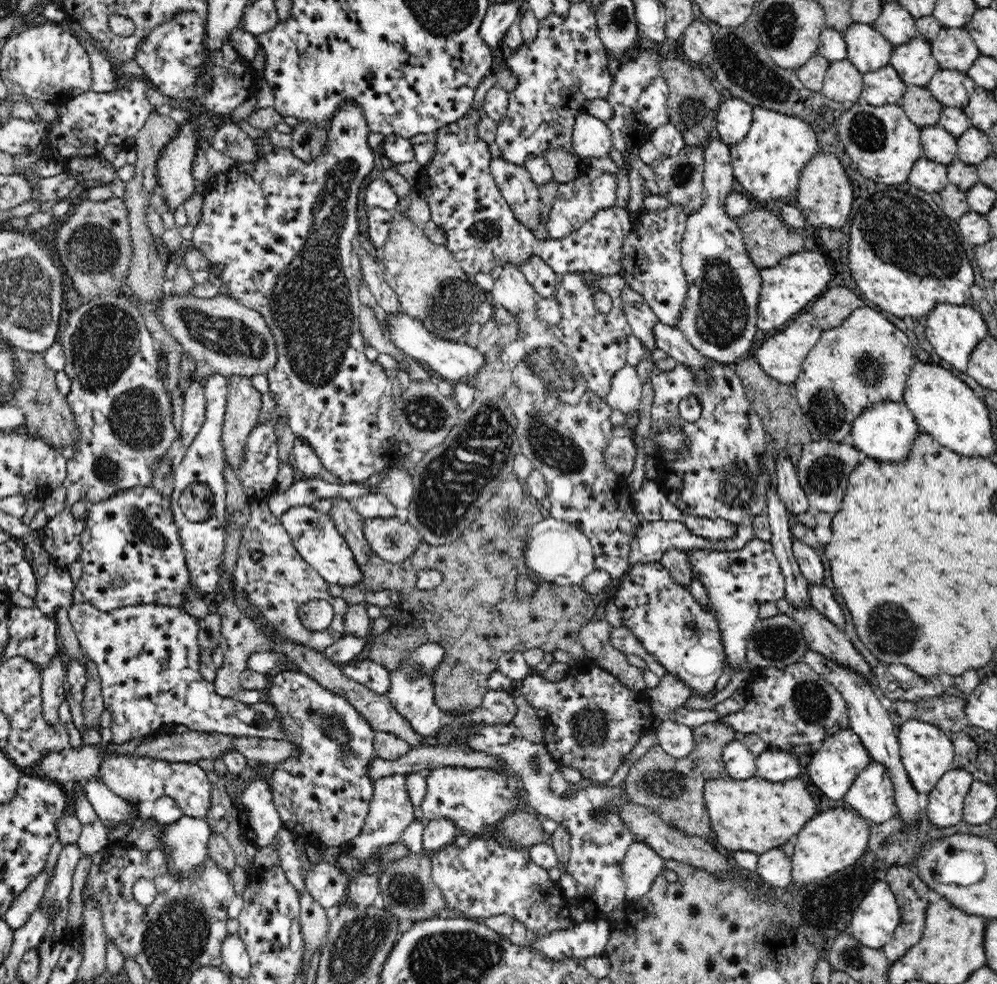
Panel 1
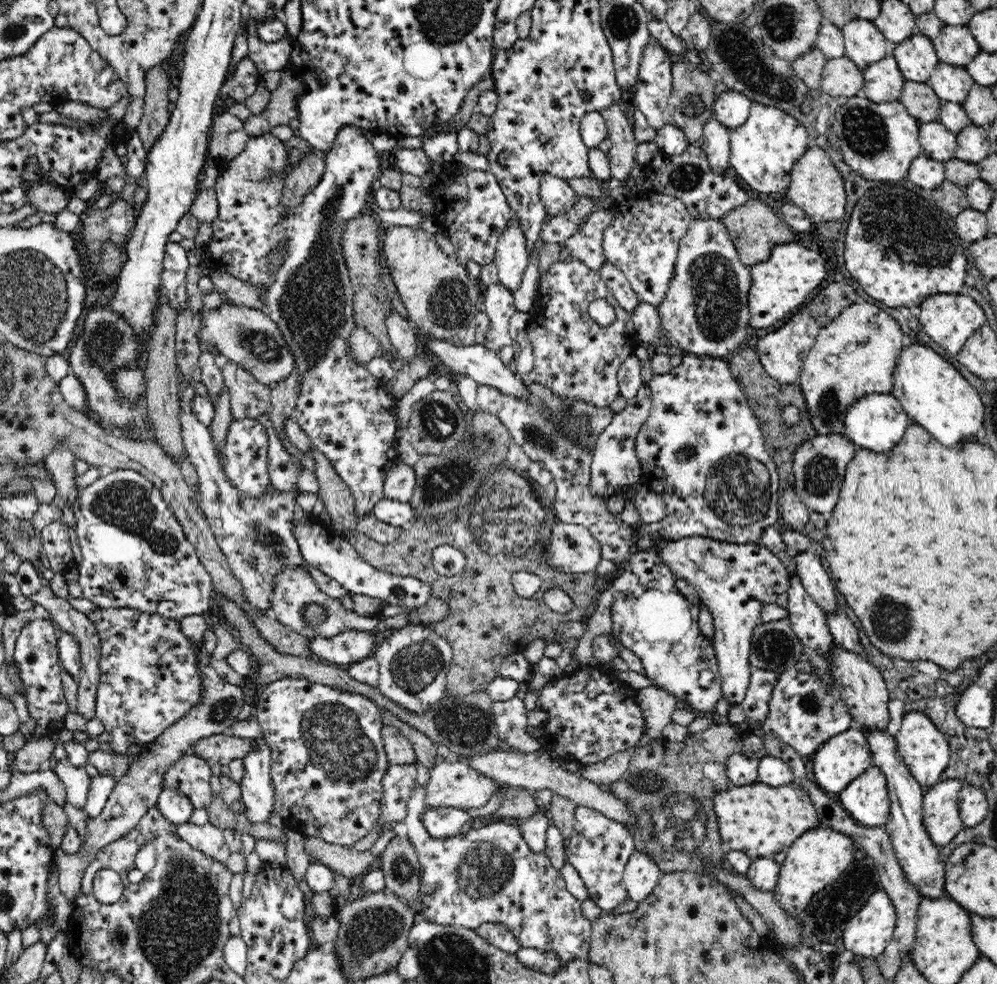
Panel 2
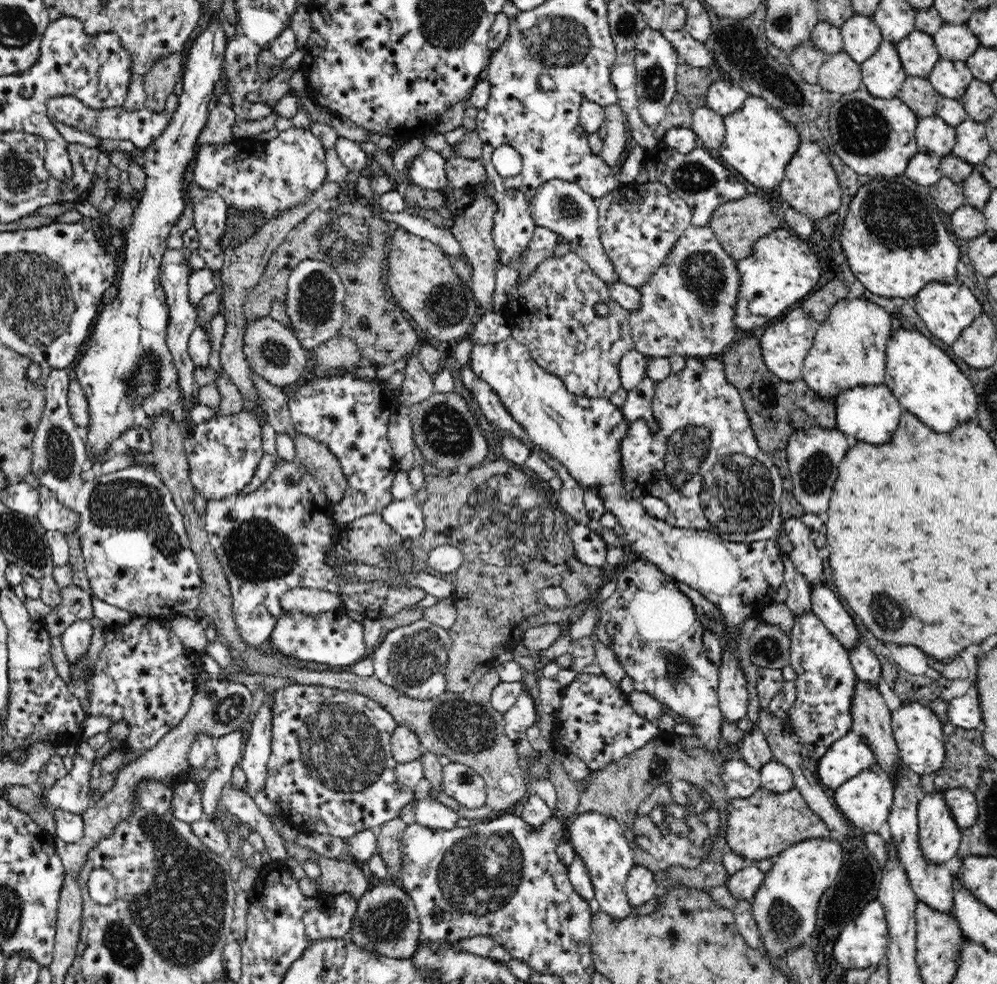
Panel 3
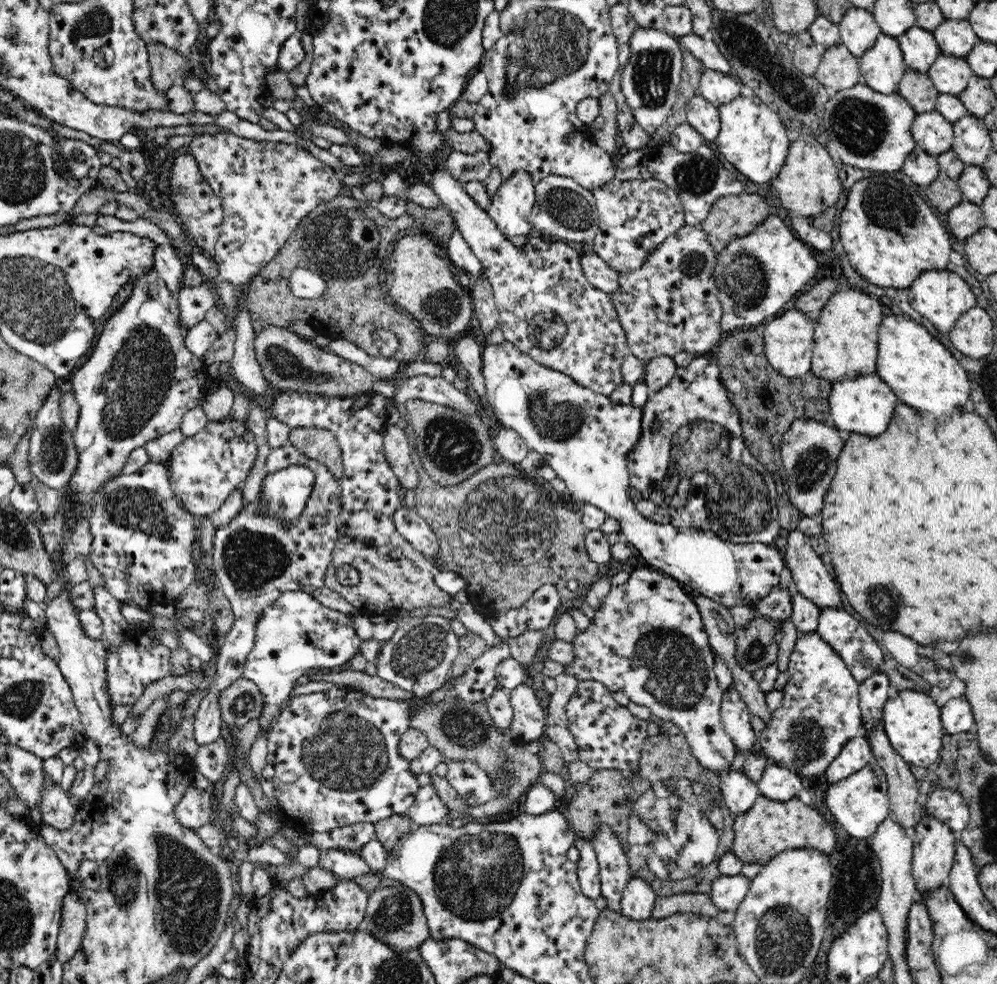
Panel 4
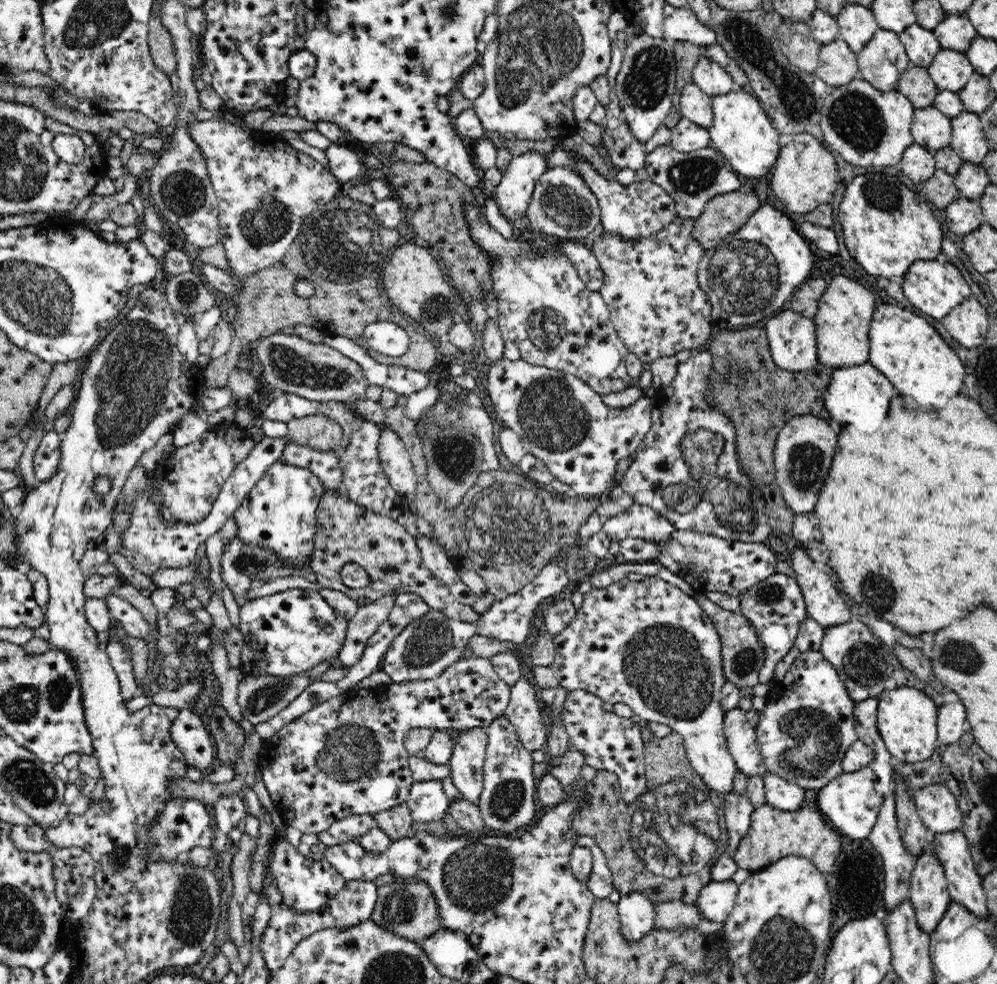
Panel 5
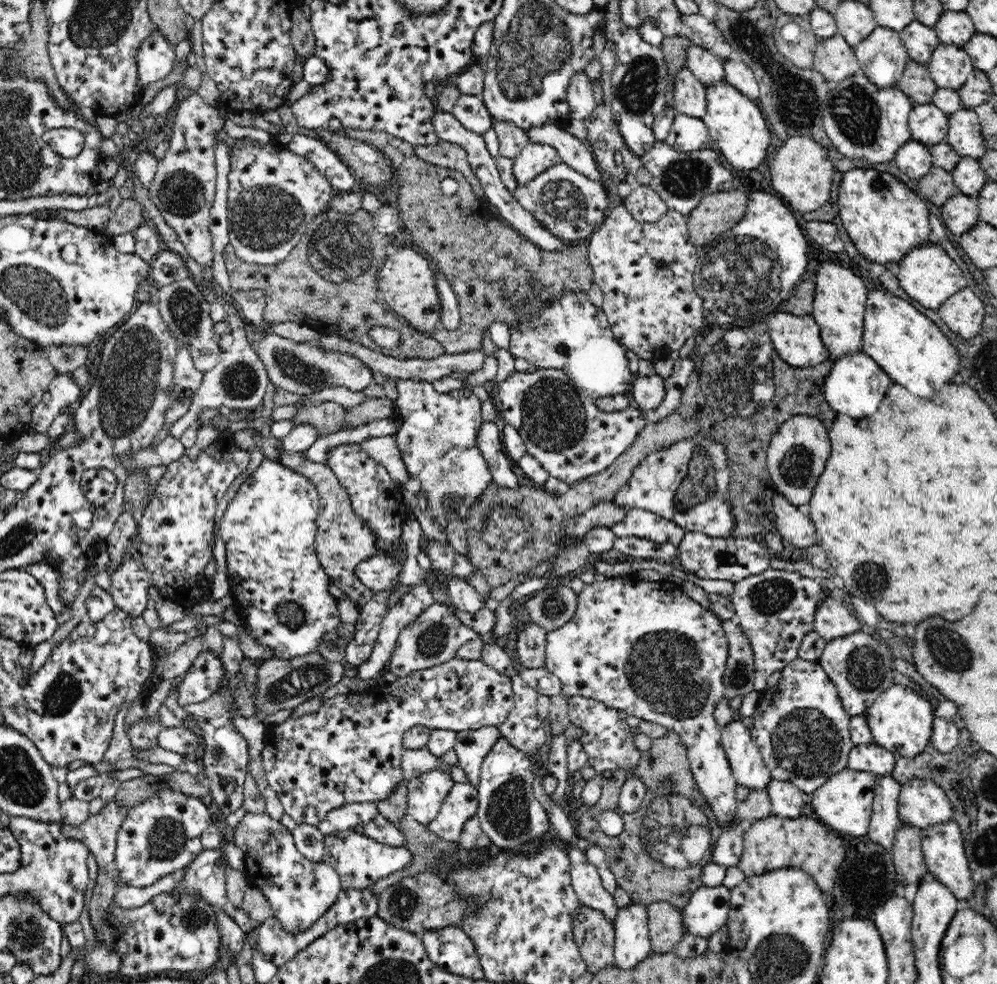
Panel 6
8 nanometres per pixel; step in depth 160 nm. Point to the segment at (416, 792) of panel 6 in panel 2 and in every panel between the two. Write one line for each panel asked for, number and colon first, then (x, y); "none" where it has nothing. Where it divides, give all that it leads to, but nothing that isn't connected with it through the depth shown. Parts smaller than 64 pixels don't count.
2: (442, 823)
3: (428, 812)
4: (429, 809)
5: (427, 802)

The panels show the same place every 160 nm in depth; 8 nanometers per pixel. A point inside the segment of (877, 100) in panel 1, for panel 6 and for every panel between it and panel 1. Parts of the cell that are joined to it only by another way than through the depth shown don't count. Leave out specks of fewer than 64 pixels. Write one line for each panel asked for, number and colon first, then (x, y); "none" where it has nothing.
2: (883, 81)
3: (883, 76)
4: (882, 66)
5: (881, 62)
6: (882, 57)

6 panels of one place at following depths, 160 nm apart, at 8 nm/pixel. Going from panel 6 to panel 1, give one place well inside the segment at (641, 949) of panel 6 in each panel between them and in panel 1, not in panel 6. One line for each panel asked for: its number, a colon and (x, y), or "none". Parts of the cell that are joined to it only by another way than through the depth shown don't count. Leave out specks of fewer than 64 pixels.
1: (641, 864)
2: (641, 875)
3: (640, 886)
4: (638, 898)
5: (636, 911)

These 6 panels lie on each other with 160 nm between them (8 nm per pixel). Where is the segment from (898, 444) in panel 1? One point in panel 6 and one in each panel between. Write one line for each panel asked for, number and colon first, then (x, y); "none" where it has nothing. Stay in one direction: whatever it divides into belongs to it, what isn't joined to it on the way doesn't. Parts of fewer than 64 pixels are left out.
2: (877, 422)
3: (871, 414)
4: (865, 405)
5: (861, 395)
6: (855, 387)

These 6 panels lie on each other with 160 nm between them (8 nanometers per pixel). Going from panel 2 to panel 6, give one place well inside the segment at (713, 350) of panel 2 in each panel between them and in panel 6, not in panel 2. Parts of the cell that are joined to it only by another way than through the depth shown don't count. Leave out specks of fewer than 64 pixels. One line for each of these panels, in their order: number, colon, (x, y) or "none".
3: (688, 306)
4: (671, 304)
5: (651, 287)
6: (645, 271)

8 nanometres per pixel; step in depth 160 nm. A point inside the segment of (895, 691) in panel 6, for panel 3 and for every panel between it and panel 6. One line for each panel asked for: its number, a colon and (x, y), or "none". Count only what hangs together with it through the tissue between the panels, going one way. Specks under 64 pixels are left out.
3: (918, 732)
4: (912, 721)
5: (907, 717)

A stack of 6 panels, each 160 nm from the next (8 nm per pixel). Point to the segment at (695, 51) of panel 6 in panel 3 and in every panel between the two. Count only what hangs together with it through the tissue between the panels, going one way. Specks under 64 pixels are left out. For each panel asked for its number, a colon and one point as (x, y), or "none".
3: (724, 98)
4: (718, 88)
5: (710, 77)

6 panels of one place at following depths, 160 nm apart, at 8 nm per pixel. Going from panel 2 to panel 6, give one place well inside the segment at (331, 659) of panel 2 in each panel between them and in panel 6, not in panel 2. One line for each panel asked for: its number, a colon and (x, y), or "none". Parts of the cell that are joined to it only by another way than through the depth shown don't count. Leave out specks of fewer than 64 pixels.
3: (336, 638)
4: (297, 633)
5: (288, 633)
6: (269, 528)

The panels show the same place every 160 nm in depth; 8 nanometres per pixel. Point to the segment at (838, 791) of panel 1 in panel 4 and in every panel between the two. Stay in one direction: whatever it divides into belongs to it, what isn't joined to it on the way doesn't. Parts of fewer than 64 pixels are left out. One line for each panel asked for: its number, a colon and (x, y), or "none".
2: (837, 762)
3: (848, 756)
4: (856, 753)

